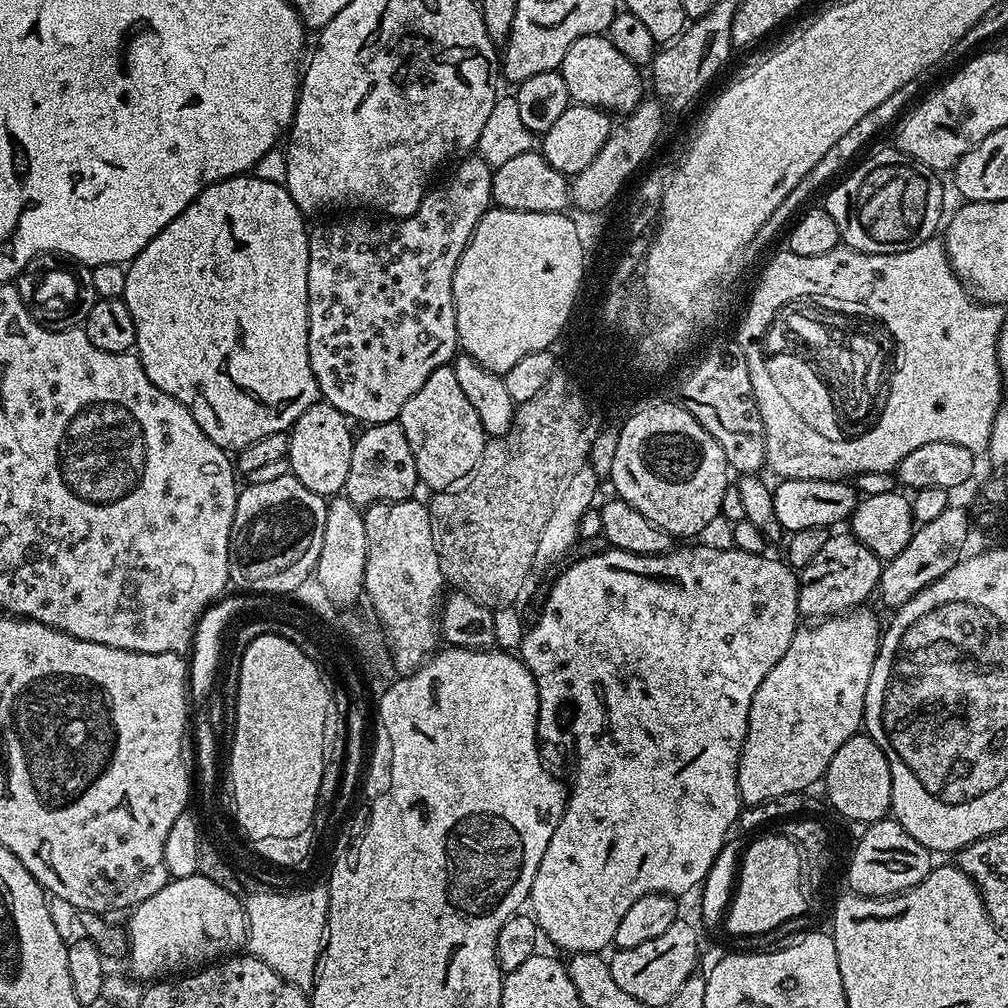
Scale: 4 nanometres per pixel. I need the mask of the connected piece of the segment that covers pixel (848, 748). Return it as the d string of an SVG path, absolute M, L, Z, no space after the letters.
M866 734L851 736L842 742L842 746L838 746L838 754L830 758L822 788L828 791L828 800L833 810L845 816L848 822L870 825L875 820L885 819L892 811L890 762L886 762L886 754L882 754L880 747Z

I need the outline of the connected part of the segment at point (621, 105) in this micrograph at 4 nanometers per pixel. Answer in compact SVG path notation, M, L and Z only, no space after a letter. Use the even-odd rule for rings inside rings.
M607 35L583 36L566 50L558 69L566 82L569 97L575 103L603 108L609 114L627 114L645 99L644 84L640 81L641 69L608 41Z

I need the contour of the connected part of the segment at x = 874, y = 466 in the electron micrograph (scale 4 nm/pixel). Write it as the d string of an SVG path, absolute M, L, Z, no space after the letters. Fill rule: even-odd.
M939 239L927 240L898 254L866 254L841 246L826 254L814 254L814 258L806 258L802 254L781 250L776 257L767 261L766 267L768 276L776 276L776 268L780 268L780 276L788 276L788 288L768 288L768 292L757 292L752 288L748 296L748 309L740 320L736 336L740 340L752 340L748 345L743 345L742 351L750 370L754 402L764 427L764 463L769 469L772 467L776 478L844 480L864 472L892 472L900 465L902 458L910 454L910 450L918 450L918 446L926 446L926 442L954 442L958 446L966 446L966 450L971 452L987 453L992 423L1002 403L1002 373L1000 365L996 363L996 343L1000 337L1000 328L1006 323L1005 309L998 304L977 302L974 299L964 281L956 277L956 271L948 261L948 251ZM801 294L833 307L847 304L853 304L854 307L868 306L888 321L889 327L896 332L902 350L892 398L887 412L882 414L880 425L868 436L853 435L856 444L824 444L828 452L816 452L820 436L812 436L812 440L808 440L808 428L804 428L804 424L800 424L800 420L788 412L788 404L780 400L776 384L768 380L768 372L764 372L764 364L760 364L760 354L764 348L761 342L756 341L762 339L777 323L781 301Z

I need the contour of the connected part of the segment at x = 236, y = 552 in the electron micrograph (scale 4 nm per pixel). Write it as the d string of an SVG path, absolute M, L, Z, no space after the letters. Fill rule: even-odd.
M291 474L257 485L245 483L236 493L234 522L230 530L228 578L231 587L249 594L292 592L302 587L315 573L318 554L322 554L327 509L325 497L314 494L314 490L306 490L306 486L302 486L302 482Z

